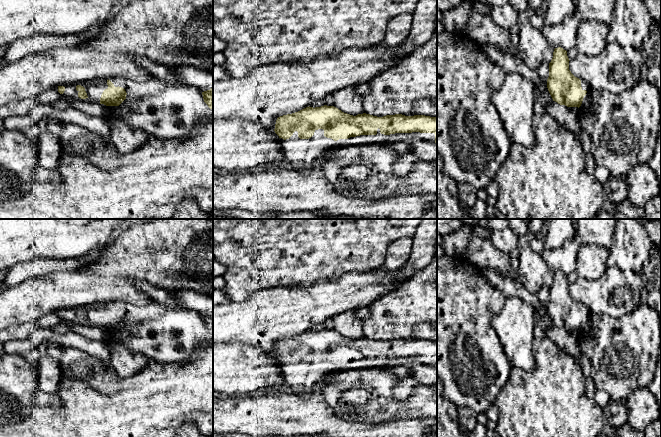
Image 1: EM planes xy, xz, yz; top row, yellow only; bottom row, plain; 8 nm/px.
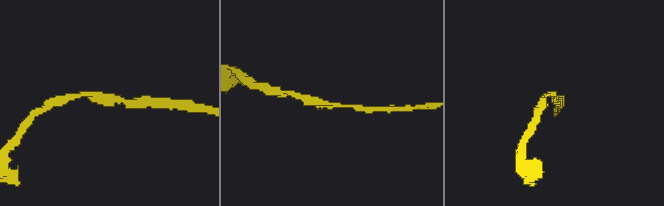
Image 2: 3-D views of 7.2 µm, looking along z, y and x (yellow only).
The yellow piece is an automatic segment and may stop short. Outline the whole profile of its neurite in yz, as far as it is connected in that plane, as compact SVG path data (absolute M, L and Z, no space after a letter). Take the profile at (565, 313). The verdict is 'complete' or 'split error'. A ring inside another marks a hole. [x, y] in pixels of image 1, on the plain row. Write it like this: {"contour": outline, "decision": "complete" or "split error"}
{"contour": "M555 272L549 287L547 312L553 323L560 329L580 331L584 320L590 314L585 304L575 301L569 294L567 275Z", "decision": "split error"}

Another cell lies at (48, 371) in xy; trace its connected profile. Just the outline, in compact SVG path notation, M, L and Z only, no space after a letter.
M44 353L35 365L35 369L37 373L37 387L43 392L57 395L61 377L59 361Z

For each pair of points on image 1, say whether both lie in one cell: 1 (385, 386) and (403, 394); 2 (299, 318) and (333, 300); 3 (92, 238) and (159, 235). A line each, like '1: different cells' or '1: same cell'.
1: different cells
2: same cell
3: different cells

